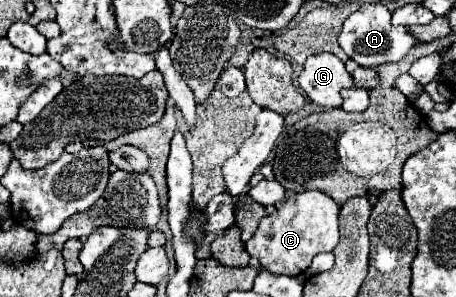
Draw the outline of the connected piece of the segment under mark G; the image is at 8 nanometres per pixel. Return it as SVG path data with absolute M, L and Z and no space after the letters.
M319 53L305 61L299 75L299 87L315 105L333 109L341 105L339 91L353 87L353 79L333 53Z

